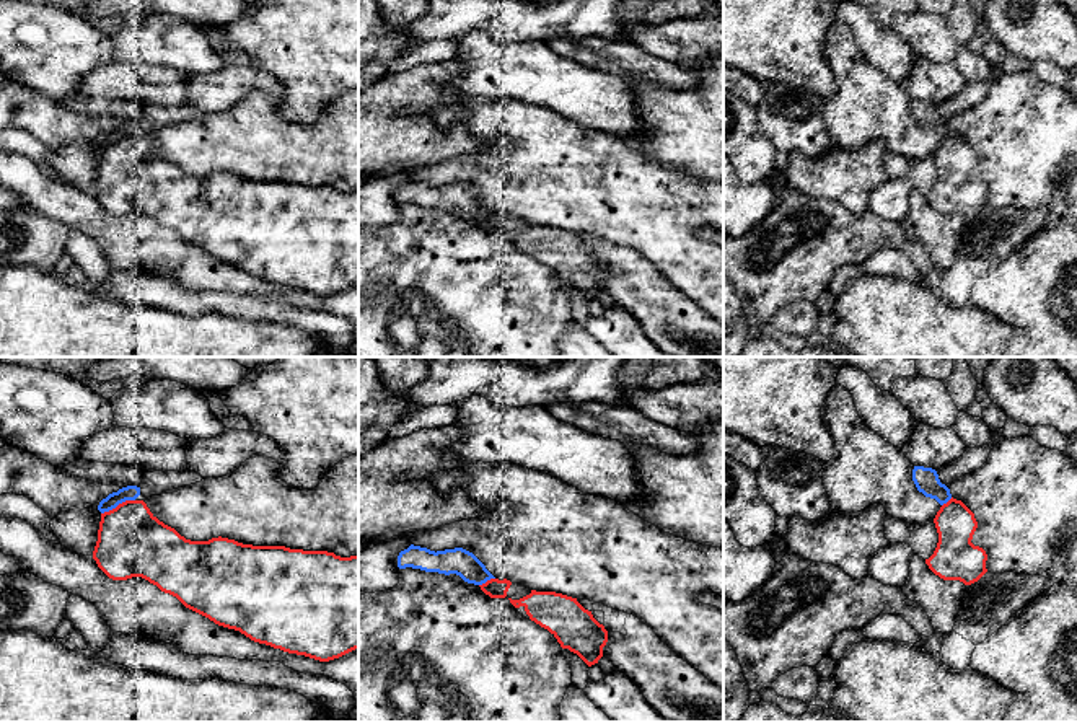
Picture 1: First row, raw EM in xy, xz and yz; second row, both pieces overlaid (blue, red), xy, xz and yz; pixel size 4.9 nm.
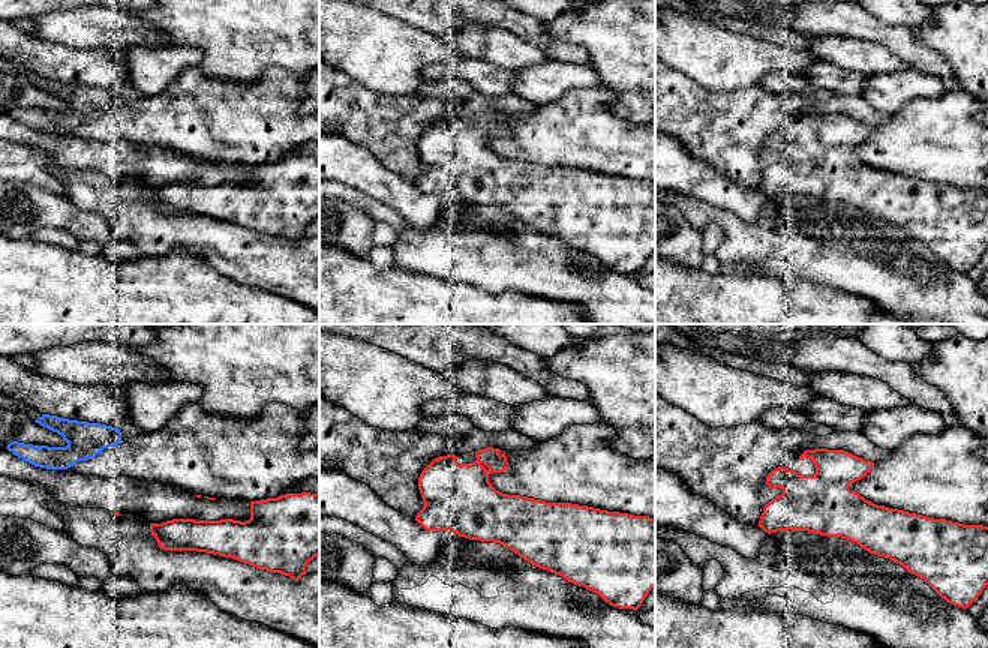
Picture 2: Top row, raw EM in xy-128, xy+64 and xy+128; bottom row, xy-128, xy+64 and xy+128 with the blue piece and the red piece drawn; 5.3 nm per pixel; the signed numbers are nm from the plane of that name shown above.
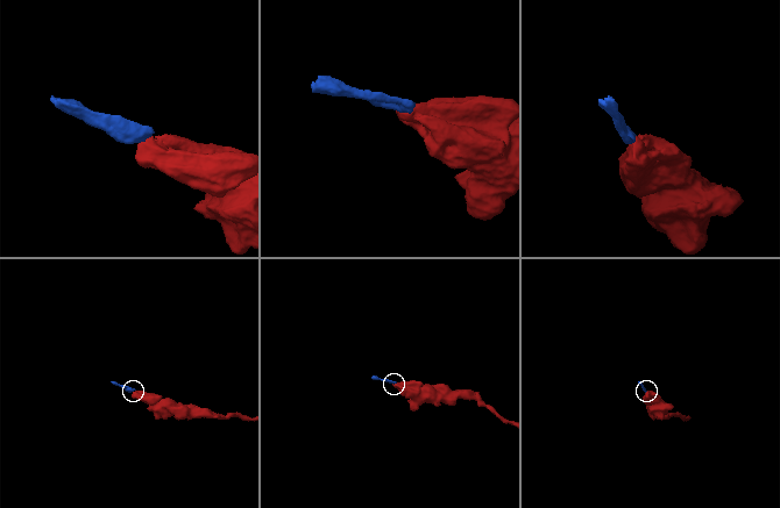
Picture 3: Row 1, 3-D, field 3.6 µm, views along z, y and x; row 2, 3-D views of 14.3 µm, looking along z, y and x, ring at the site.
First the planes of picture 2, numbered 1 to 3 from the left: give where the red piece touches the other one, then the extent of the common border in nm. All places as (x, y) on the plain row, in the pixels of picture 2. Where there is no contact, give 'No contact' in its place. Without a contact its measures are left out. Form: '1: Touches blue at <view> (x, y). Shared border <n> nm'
1: No contact
2: No contact
3: No contact

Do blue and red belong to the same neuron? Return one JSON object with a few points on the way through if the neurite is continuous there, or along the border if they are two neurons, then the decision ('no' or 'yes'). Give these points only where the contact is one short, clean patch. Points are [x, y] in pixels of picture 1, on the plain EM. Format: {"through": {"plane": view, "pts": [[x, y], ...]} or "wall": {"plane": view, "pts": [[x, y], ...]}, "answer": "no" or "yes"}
{"answer": "no"}

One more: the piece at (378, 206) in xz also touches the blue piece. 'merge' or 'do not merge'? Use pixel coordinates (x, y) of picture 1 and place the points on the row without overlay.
do not merge

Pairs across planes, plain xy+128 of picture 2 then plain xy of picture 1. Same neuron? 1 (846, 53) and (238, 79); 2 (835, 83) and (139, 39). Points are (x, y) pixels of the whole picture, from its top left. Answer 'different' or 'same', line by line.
1: different
2: different

